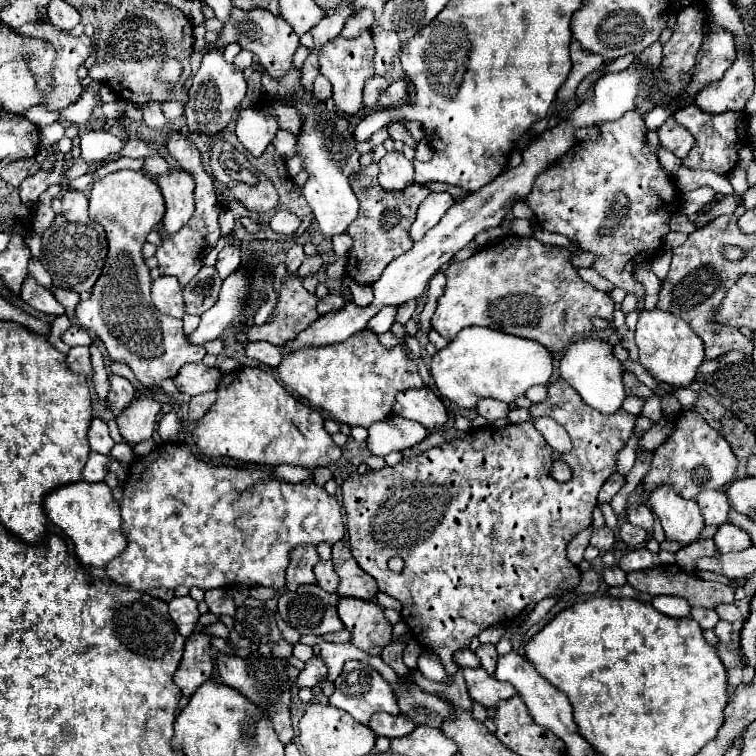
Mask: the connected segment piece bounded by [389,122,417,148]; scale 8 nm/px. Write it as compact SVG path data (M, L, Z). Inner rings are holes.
M395 122L395 124L391 124L389 126L389 134L391 134L391 138L393 140L399 140L399 142L403 142L403 144L407 144L407 146L417 146L417 142L413 140L413 136L409 134L409 130L401 124L401 122Z

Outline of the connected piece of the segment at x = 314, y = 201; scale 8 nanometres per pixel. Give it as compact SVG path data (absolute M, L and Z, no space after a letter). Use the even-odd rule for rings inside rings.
M293 68L285 78L271 78L267 72L261 78L263 94L269 98L281 96L285 104L297 108L297 112L305 118L301 126L301 134L297 136L297 156L305 158L305 170L309 174L307 184L303 186L303 196L309 202L319 230L327 236L343 234L347 226L357 218L359 202L351 190L349 176L359 168L361 154L355 150L355 138L349 130L351 120L341 114L337 108L327 110L325 102L315 98L313 90L305 90L301 84L301 70ZM297 98L297 100L295 100Z

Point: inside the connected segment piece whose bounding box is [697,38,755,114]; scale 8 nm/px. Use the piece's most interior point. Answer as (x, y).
(731, 92)

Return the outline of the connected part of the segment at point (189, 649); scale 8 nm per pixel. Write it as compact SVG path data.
M197 632L191 634L185 642L185 652L175 672L175 684L183 690L185 696L191 696L213 674L211 638L211 634Z

